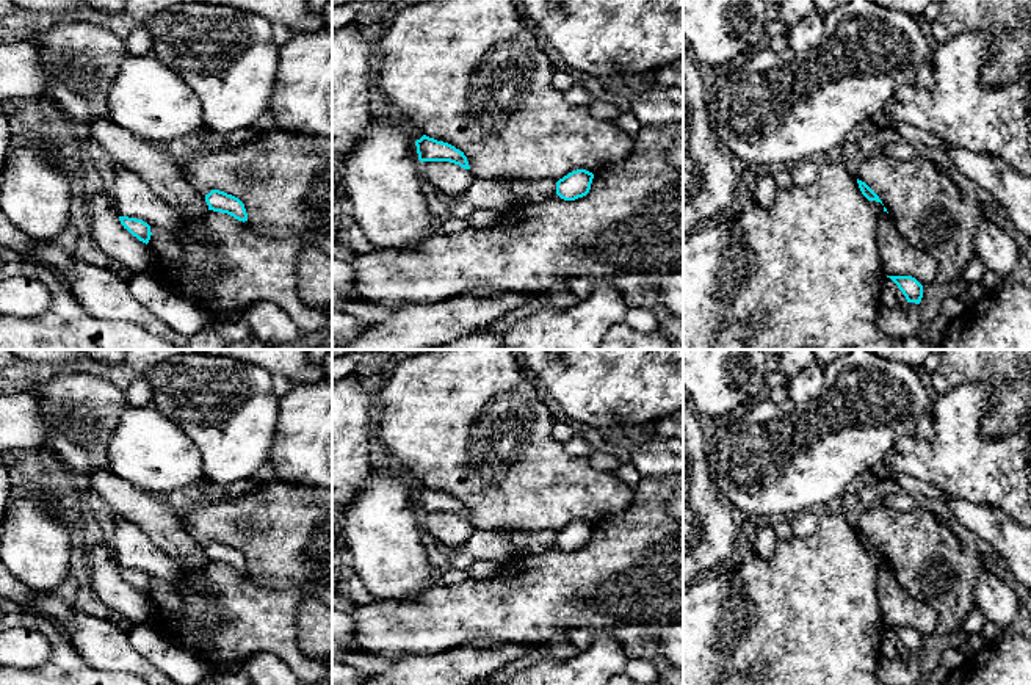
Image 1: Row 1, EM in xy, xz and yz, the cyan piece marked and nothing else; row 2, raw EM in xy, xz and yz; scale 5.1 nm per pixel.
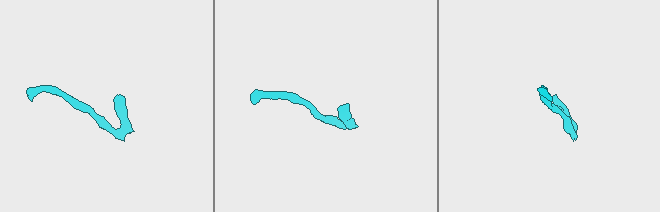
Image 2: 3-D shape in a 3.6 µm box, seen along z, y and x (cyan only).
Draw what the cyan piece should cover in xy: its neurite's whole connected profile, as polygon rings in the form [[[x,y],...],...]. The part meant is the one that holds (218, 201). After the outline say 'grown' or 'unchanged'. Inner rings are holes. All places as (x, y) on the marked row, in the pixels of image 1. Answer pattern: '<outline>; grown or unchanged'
[[[212,190],[208,194],[205,194],[205,202],[208,210],[227,213],[243,223],[248,221],[244,204],[232,194],[219,190]]]; unchanged

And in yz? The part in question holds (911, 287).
[[[887,276],[906,296],[907,303],[920,304],[923,298],[923,285],[912,276]]]; unchanged

